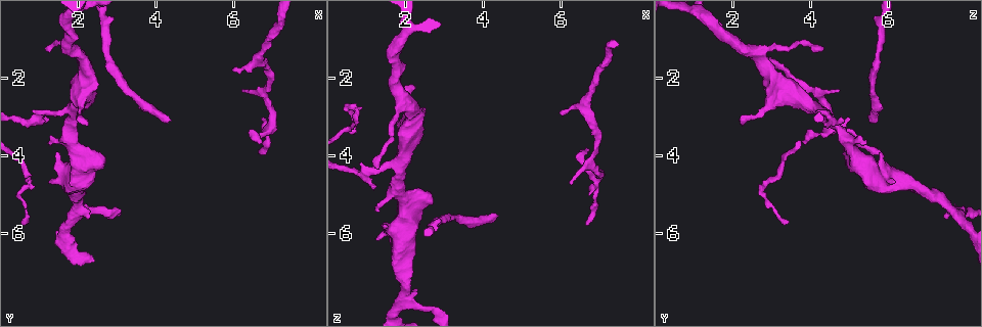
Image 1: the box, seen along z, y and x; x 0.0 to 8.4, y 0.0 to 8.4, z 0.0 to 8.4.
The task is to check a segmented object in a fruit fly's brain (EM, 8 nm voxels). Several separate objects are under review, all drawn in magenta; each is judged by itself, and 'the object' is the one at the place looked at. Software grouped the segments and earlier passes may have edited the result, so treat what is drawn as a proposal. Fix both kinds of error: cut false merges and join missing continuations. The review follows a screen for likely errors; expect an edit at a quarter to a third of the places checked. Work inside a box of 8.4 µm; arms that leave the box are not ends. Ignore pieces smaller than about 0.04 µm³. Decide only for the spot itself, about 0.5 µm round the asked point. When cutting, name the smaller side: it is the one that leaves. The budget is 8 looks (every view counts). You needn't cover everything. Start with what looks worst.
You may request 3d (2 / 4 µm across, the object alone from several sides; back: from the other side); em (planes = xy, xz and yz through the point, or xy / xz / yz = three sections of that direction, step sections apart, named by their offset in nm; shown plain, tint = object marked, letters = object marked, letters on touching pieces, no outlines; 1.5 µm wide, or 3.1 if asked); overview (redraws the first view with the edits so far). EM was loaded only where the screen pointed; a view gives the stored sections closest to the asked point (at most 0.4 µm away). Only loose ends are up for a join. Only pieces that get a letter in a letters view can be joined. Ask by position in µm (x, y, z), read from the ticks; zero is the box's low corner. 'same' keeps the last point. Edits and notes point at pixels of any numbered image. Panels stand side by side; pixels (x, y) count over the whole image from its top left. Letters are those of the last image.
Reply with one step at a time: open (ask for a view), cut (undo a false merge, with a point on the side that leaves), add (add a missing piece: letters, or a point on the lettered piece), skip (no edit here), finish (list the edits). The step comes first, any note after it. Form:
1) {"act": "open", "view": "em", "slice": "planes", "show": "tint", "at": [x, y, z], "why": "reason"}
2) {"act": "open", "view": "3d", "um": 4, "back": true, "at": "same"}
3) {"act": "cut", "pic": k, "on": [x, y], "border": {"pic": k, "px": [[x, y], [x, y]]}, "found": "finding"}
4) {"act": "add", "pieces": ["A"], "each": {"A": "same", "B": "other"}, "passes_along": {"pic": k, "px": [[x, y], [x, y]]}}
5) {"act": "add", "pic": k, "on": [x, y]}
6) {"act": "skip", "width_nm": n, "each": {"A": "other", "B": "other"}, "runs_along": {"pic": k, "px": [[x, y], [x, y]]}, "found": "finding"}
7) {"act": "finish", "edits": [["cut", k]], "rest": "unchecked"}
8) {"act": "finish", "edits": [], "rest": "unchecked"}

{"act": "open", "view": "em", "slice": "yz", "step": 8, "show": "tint", "at": [4.45, 3.15, 5.50], "why": "branch stops here"}

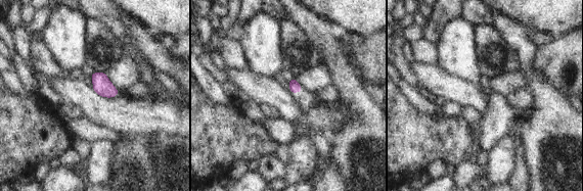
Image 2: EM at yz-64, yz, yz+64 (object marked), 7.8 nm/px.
{"act": "open", "view": "em", "slice": "yz", "step": 8, "show": "letters", "at": "same", "why": "see the neighbours"}

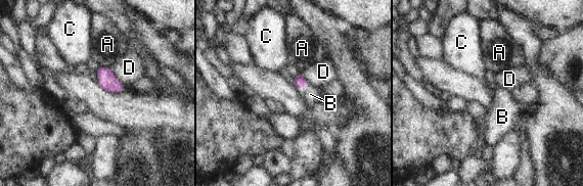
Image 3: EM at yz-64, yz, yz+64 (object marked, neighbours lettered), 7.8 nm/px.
{"act": "add", "pieces": ["B"], "each": {"A": "other", "B": "same", "C": "other", "D": "other"}, "passes_along": {"pic": 3, "px": [[299, 80], [303, 87], [310, 94]]}, "found": "the neuron continues"}

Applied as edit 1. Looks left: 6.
{"act": "open", "view": "3d", "um": 2, "back": true, "at": [2.20, 3.25, 2.25]}

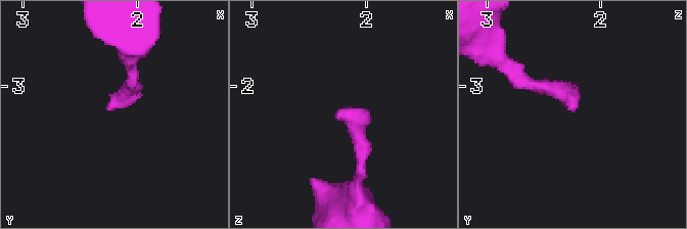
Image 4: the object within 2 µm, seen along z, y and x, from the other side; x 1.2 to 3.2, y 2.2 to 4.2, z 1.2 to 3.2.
{"act": "open", "view": "em", "slice": "planes", "show": "letters", "at": [2.22, 3.24, 2.24], "why": "need the tissue"}

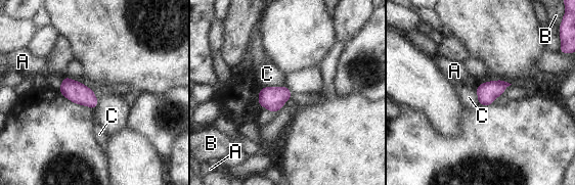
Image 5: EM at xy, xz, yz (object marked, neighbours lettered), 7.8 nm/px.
{"act": "skip", "each": {"A": "other", "B": "other", "C": "other"}, "border": {"pic": 5, "px": [[283, 85], [264, 86], [261, 89]]}, "found": "none of them fits"}

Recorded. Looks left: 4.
{"act": "open", "view": "em", "slice": "xy", "step": 4, "show": "tint", "at": [2.70, 4.10, 5.20]}

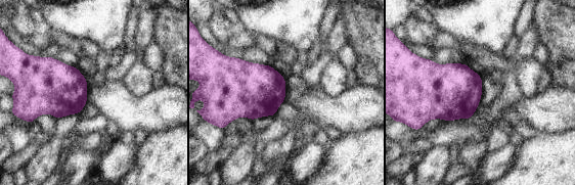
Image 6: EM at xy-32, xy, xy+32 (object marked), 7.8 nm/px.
{"act": "open", "view": "em", "slice": "planes", "show": "letters", "at": "same"}

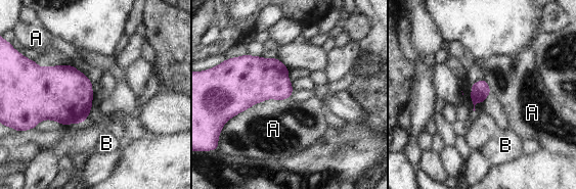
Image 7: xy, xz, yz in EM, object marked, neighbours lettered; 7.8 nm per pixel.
{"act": "skip", "each": {"A": "other", "B": "other"}, "border": {"pic": 7, "px": [[290, 97], [256, 102], [224, 123]]}, "found": "none of them fits"}

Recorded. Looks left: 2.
{"act": "finish", "edits": [["add", 3]], "rest": "unchecked"}

